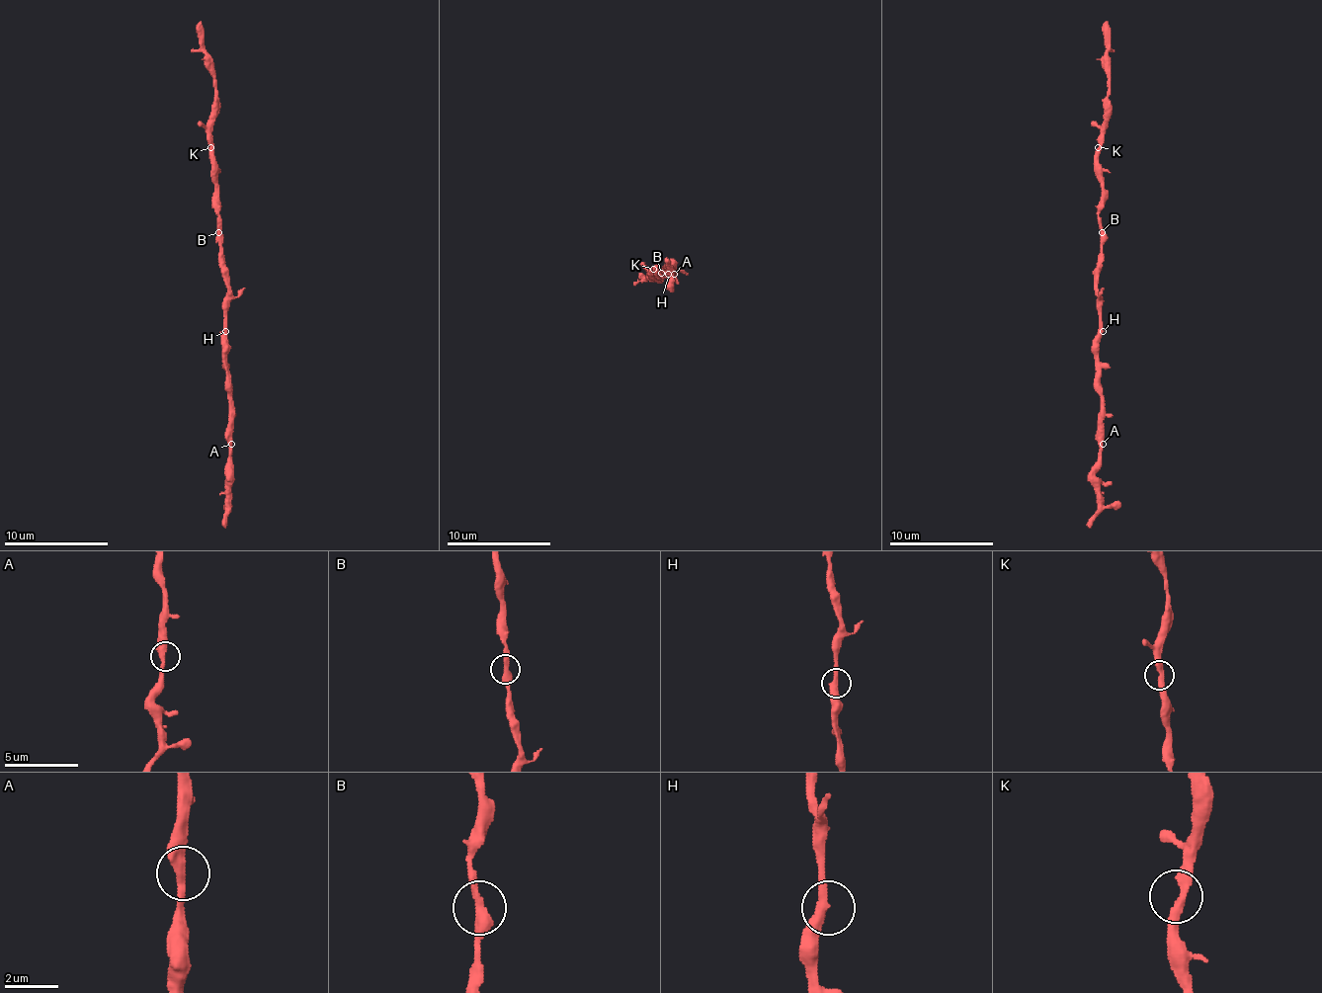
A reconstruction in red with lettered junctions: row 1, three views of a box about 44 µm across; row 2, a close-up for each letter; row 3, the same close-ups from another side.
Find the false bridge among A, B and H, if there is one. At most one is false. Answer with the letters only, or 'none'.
none

